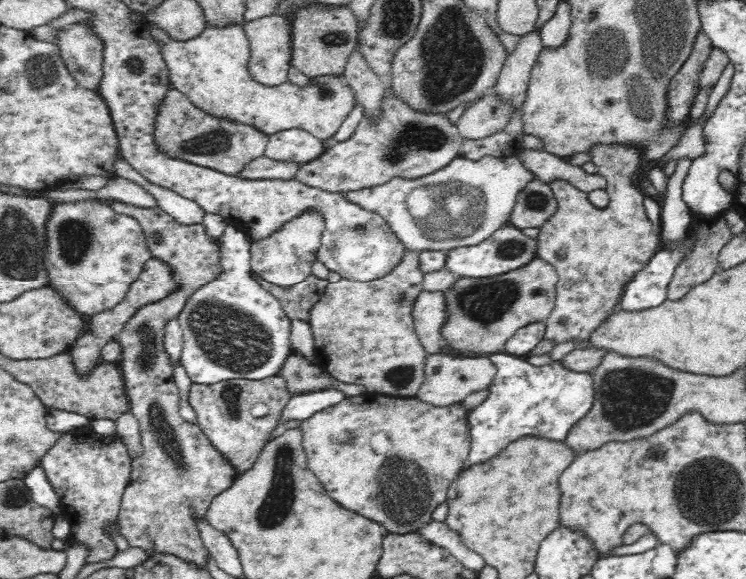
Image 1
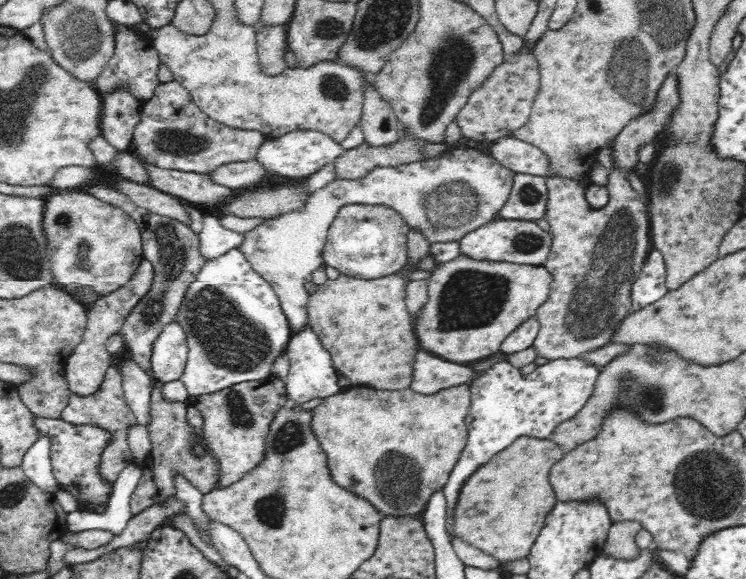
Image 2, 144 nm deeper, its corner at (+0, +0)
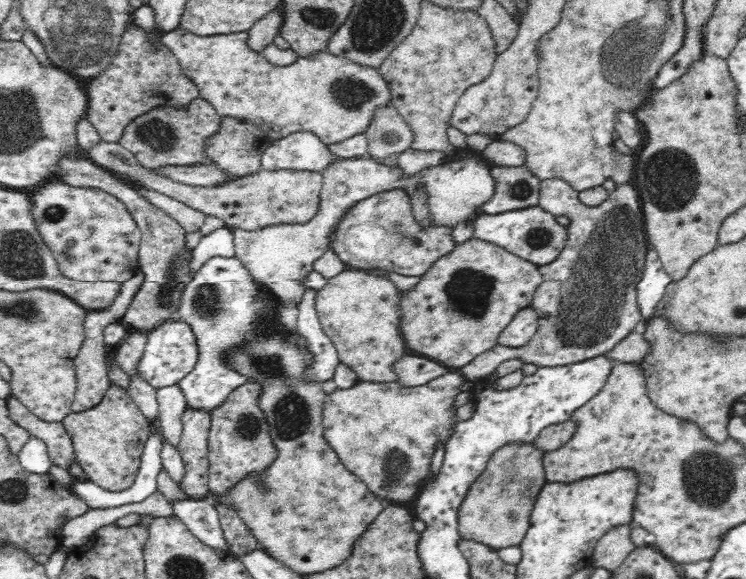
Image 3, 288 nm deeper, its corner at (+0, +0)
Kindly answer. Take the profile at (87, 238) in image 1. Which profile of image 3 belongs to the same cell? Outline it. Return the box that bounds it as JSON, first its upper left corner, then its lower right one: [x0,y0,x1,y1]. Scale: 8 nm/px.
[30,178,142,284]

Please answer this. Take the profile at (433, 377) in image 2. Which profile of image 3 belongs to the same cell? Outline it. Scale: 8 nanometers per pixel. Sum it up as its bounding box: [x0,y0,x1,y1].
[392,356,452,388]

